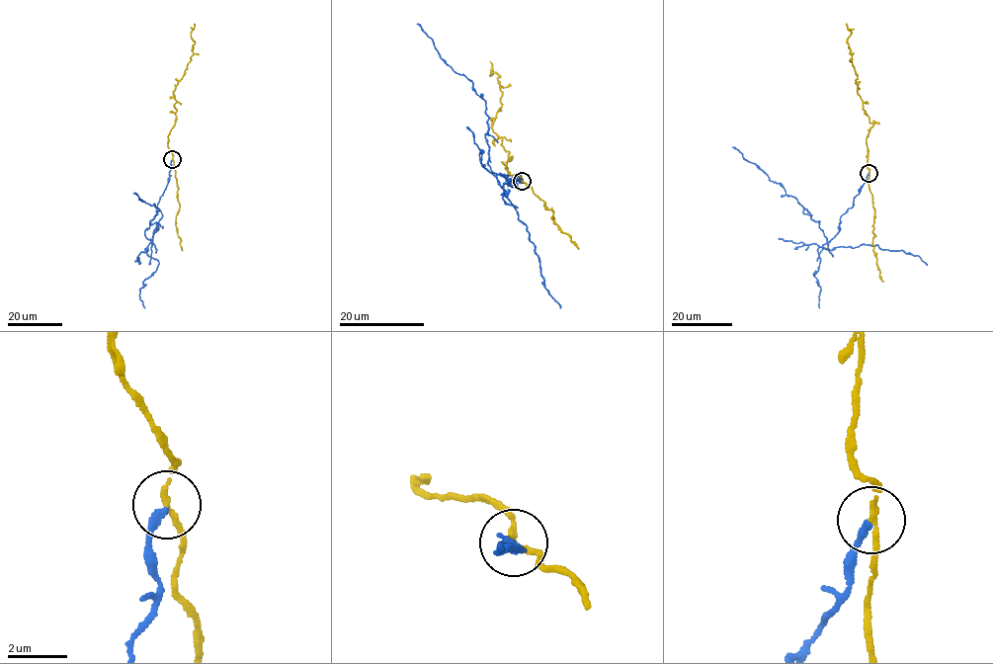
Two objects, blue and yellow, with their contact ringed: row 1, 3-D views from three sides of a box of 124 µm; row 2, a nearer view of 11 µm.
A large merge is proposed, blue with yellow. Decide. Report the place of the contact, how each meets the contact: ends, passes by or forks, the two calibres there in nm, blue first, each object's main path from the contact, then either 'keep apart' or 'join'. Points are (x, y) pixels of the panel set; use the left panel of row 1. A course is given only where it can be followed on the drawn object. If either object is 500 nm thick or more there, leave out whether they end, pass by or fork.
(172, 159) | blue ends | yellow passes by | 220/180 nm | blue via (172, 159), (157, 204), (162, 214), (151, 242), (144, 230), (158, 210), (133, 193) | yellow via (172, 159), (167, 145), (168, 134), (176, 117), (173, 91), (191, 60), (195, 24) | keep apart

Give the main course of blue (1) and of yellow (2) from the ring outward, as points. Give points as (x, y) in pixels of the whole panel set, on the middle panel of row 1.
1: (522, 182), (509, 185), (516, 176), (509, 186), (491, 171), (485, 102), (440, 56), (417, 24)
2: (522, 182), (509, 174), (504, 166), (511, 158), (491, 127), (503, 87), (498, 75), (491, 74), (490, 60)

